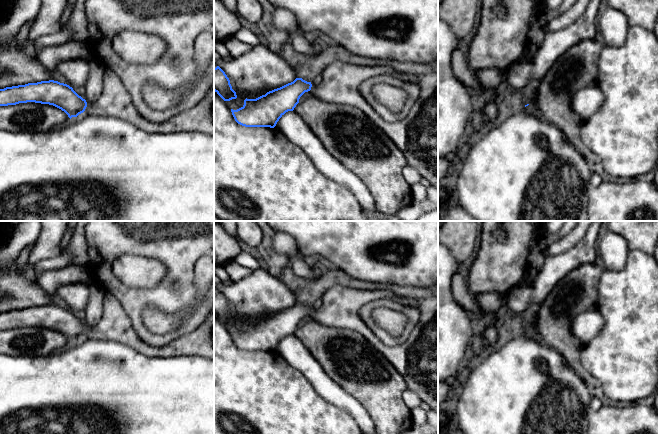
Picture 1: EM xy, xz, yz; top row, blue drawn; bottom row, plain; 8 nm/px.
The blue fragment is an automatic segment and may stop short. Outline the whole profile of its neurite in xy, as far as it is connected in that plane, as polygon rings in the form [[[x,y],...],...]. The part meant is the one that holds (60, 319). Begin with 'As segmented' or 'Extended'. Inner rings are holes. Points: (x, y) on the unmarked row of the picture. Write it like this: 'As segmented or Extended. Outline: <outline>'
Extended. Outline: [[[105,292],[103,300],[103,314],[100,321],[94,327],[87,327],[72,311],[58,305],[49,304],[37,307],[28,307],[0,313],[0,330],[16,329],[19,327],[35,326],[53,329],[64,335],[68,341],[77,341],[81,337],[115,341],[126,345],[148,357],[166,358],[175,356],[199,356],[214,360],[214,312],[210,313],[199,327],[187,334],[173,340],[168,345],[157,348],[148,345],[135,331],[132,321],[124,311],[121,303],[111,293]]]

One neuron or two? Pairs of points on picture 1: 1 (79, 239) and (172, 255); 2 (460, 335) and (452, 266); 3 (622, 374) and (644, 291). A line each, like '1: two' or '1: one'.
1: two
2: one
3: one

